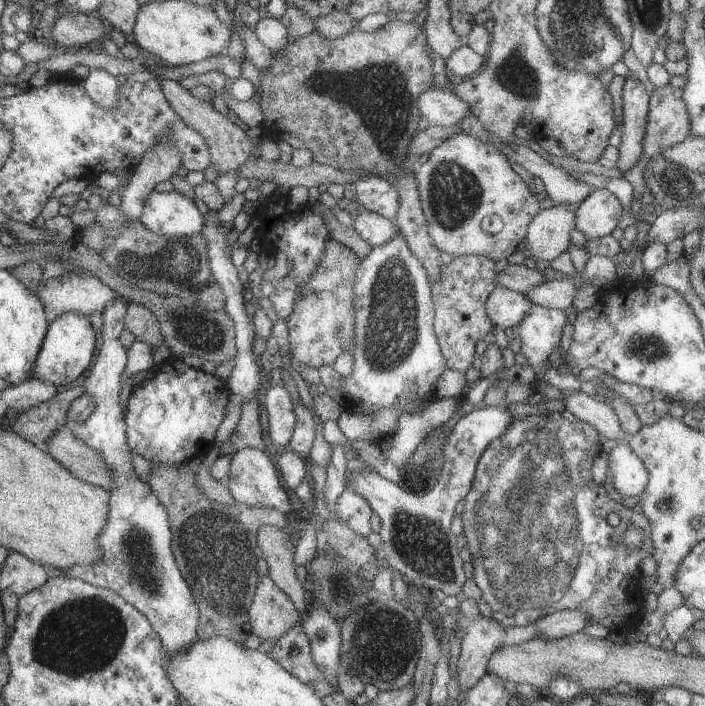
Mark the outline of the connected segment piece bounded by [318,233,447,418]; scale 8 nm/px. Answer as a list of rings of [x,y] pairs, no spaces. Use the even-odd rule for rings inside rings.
[[[401,233],[396,234],[390,242],[384,242],[382,246],[376,246],[376,248],[372,248],[372,252],[361,260],[361,264],[356,272],[356,281],[354,282],[353,289],[353,298],[354,298],[354,345],[352,346],[352,355],[354,357],[354,366],[352,368],[352,372],[346,376],[341,376],[338,372],[333,369],[332,365],[325,365],[318,369],[320,372],[320,377],[322,380],[322,384],[327,388],[338,388],[344,396],[346,396],[346,400],[348,402],[348,410],[352,413],[356,413],[358,415],[373,415],[374,412],[379,411],[383,408],[396,408],[398,409],[398,418],[402,416],[402,414],[418,414],[418,412],[422,412],[424,410],[423,402],[428,401],[430,396],[435,395],[434,391],[434,382],[440,378],[440,374],[444,374],[444,370],[447,368],[446,358],[442,355],[440,344],[438,344],[438,338],[435,333],[435,312],[434,306],[432,302],[432,294],[431,294],[431,283],[430,278],[428,278],[428,274],[426,273],[426,268],[422,266],[420,260],[414,256],[414,254],[410,251],[408,246],[408,242],[406,242],[406,238],[402,236]],[[409,382],[414,382],[416,384],[416,390],[413,392],[408,392],[408,388],[406,388],[406,384]]]

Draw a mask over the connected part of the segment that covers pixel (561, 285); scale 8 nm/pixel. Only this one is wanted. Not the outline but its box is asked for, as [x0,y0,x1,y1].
[524,273,590,311]

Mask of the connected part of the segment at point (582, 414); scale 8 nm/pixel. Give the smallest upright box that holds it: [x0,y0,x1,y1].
[559,391,629,442]

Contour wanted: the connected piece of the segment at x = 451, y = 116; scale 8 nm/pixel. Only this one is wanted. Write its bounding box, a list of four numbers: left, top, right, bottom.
[418,89,472,126]

